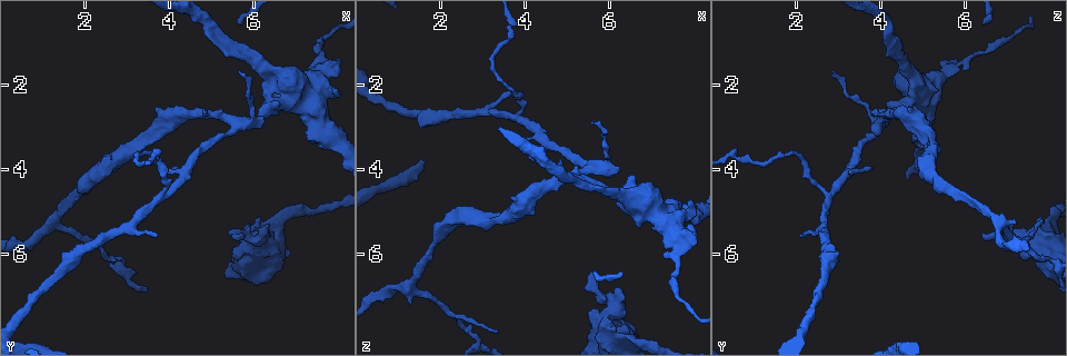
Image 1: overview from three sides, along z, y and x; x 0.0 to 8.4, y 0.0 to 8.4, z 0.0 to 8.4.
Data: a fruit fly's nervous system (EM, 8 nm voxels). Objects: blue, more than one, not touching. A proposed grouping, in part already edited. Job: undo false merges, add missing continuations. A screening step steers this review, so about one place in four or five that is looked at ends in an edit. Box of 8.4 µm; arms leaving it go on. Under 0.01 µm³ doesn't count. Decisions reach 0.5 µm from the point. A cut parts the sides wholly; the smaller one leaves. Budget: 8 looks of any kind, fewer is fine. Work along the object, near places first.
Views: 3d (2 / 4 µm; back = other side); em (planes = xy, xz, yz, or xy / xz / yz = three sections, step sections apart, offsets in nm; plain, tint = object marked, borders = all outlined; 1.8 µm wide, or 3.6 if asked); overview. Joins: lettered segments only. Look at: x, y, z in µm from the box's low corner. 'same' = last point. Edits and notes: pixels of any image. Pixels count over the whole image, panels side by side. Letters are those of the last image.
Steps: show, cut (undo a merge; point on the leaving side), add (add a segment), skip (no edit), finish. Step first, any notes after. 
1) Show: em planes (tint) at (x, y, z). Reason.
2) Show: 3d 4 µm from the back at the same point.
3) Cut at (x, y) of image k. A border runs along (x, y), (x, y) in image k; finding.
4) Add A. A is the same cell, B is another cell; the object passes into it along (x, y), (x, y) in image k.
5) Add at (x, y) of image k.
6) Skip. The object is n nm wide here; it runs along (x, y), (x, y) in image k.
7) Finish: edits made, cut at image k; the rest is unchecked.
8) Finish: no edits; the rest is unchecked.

Show: em planes (tint) at (6.00, 5.60, 7.20). Calibre changes.

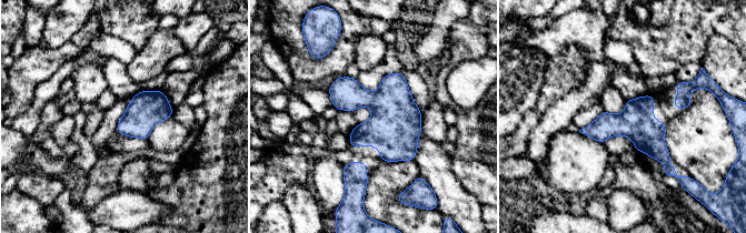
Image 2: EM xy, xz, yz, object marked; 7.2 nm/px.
Show: em planes (borders) at the same point. What lies round it.

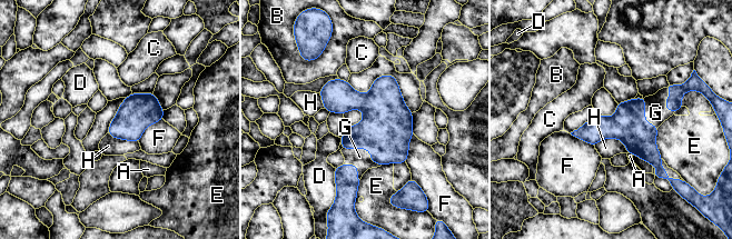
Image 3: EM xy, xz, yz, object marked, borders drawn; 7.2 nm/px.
Add G. G is the same cell, A, B, C, D, E, F and H are other cells; the object passes into it along (386, 128), (365, 148), (359, 157) in image 3; the cell continues.

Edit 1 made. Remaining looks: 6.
Show: overview. Redraw.

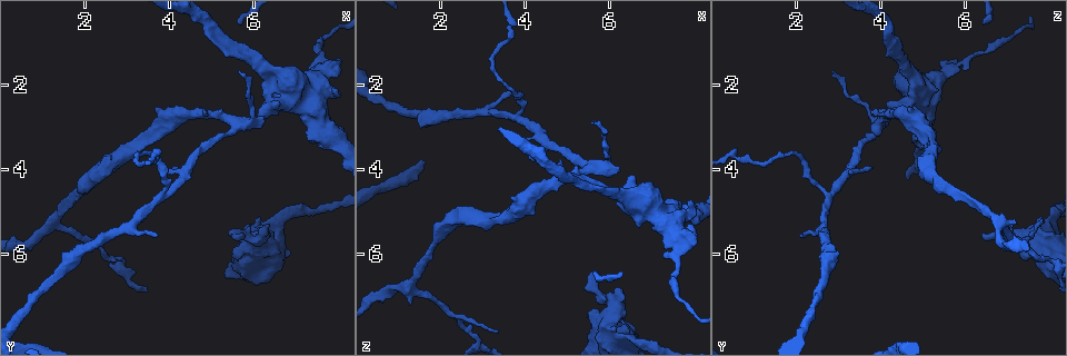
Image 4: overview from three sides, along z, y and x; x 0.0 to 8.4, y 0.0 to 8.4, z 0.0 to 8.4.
Show: em planes (borders) at (5.55, 1.75, 2.95). Branch stops here.

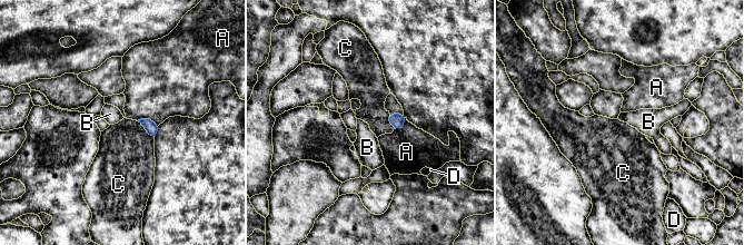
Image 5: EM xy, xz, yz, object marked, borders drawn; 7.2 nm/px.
Skip. A, B, C and D are other cells; none of them fits.

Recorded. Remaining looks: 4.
Show: em yz step 8 (tint) at (7.10, 2.00, 5.10). Arms run side by side.

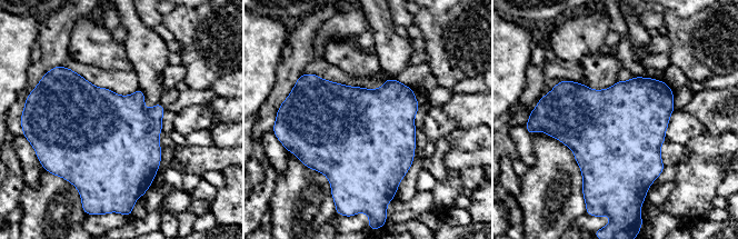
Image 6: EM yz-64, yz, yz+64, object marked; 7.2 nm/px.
Show: em planes (borders) at the same point.

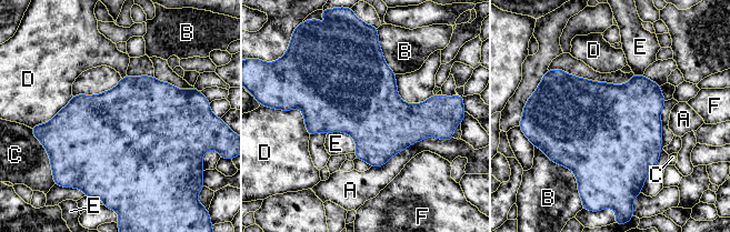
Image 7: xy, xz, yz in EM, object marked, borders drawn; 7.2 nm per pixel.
Skip. The longest contact is with A, 550 nm; A, B, C, D, E and F are other cells; a border runs along (327, 133), (348, 133), (354, 152) in image 7; all the same cell.

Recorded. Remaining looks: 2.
Finish: edits made, add at image 3; the rest is unchecked.

